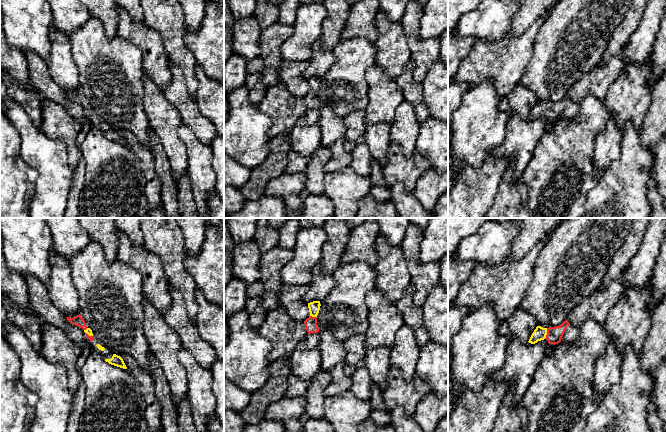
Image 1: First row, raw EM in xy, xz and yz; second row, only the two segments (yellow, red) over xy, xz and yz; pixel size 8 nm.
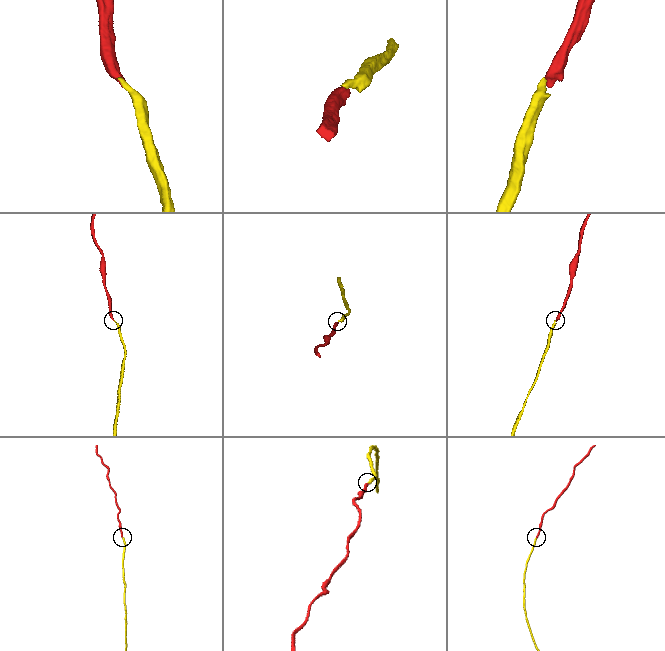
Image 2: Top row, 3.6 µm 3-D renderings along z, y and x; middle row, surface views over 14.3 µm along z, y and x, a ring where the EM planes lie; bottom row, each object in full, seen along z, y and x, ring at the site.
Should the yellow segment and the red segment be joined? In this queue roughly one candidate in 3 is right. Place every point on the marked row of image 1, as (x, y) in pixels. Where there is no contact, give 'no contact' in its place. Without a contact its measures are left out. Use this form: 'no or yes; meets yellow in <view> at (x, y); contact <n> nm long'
yes; meets yellow in yz at (546, 333); contact 80 nm long

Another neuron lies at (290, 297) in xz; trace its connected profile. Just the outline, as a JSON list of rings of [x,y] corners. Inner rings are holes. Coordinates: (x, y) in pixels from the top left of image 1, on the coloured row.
[[[308,285],[282,287],[278,307],[284,308],[293,320],[304,322],[310,317],[308,303],[302,300],[307,291]]]

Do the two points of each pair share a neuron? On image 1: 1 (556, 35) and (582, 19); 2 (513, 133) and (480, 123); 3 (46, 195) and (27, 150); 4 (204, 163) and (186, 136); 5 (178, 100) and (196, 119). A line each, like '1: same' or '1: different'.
1: same
2: different
3: same
4: same
5: same

